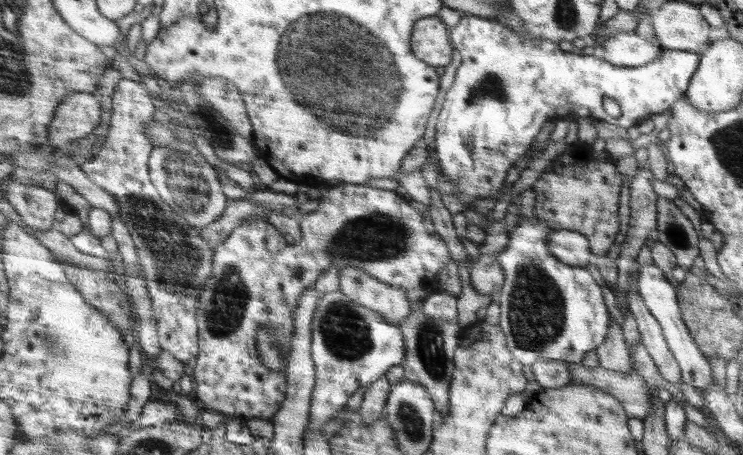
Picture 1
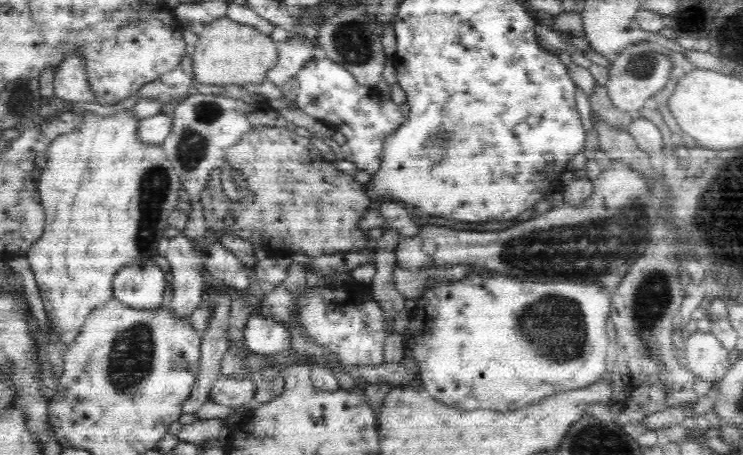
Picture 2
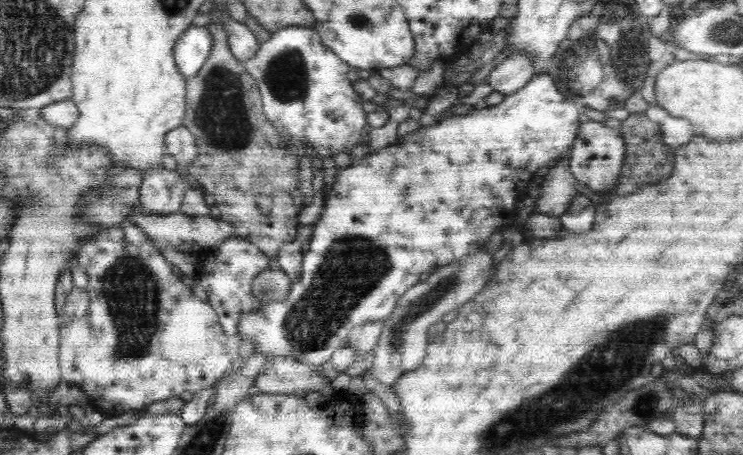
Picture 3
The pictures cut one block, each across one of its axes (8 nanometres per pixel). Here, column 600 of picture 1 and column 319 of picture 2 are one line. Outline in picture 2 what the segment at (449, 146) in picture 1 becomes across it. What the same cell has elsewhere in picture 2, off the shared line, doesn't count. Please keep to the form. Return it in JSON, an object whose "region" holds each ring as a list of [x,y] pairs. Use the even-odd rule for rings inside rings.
{"region":[[[323,54],[320,58],[309,61],[299,71],[297,80],[300,85],[295,99],[298,109],[346,137],[339,156],[354,163],[359,171],[366,171],[371,176],[378,172],[382,166],[384,139],[406,121],[407,117],[400,111],[400,106],[374,96],[372,88],[364,87],[346,68]]]}

